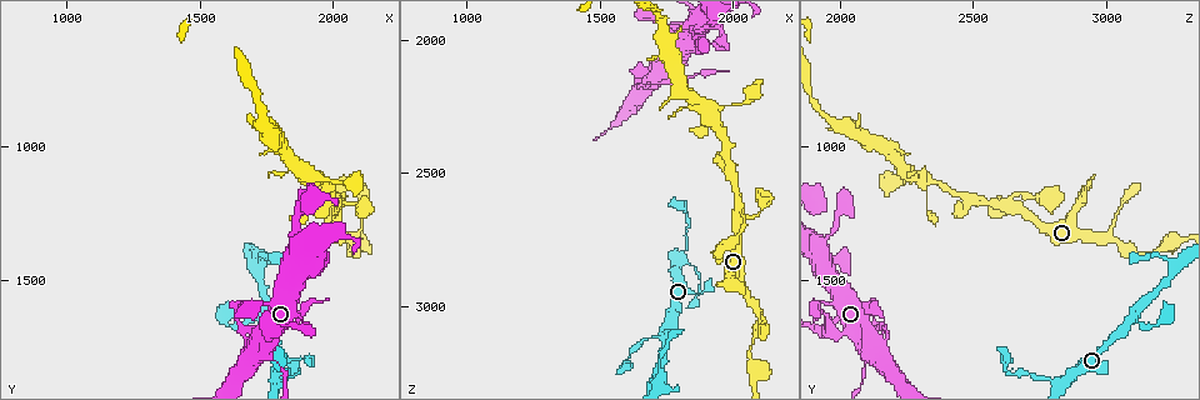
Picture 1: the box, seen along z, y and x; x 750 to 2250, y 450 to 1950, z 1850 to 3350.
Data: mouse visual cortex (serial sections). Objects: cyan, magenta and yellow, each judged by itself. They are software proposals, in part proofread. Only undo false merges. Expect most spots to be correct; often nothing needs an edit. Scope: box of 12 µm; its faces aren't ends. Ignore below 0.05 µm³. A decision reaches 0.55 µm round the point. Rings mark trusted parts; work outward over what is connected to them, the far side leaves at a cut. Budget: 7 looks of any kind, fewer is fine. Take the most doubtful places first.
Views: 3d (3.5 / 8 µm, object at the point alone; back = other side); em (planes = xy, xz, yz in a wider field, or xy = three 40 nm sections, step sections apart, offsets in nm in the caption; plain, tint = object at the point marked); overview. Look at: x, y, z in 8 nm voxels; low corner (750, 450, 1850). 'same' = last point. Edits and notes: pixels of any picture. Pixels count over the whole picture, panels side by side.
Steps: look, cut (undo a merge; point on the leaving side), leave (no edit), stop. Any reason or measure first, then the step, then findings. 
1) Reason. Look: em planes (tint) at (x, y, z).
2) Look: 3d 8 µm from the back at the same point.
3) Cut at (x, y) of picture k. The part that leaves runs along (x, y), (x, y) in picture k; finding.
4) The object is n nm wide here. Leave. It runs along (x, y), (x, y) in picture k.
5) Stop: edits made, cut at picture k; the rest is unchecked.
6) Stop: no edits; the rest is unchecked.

Four arms meet. Look: 3d 8 µm at (2010, 1230, 2690).

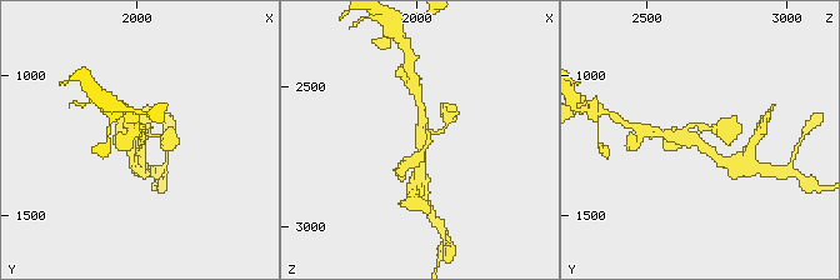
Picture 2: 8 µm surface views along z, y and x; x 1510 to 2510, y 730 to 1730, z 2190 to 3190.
Look: 3d 3.5 µm at (2020, 1240, 2680).

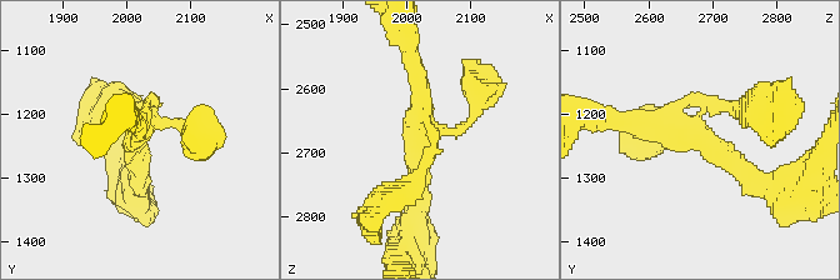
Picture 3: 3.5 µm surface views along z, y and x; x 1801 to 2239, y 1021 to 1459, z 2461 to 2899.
4 arms meet here; the arms are 150, 200, 250, 250 nm wide; need the tissue. Look: em xy step 1 (tint) at (2015, 1235, 2680).

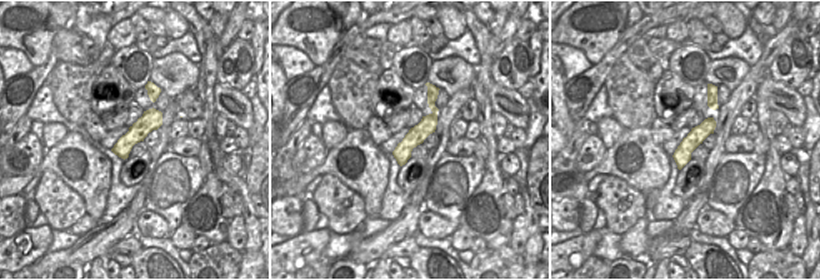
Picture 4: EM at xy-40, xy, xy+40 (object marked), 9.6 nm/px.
Leave. It runs along (430, 90), (433, 118), (401, 161) in picture 4; continuous, no second cell.

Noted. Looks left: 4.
Side arm on a straight run. Look: 3d 3.5 µm at (1730, 1440, 3250).

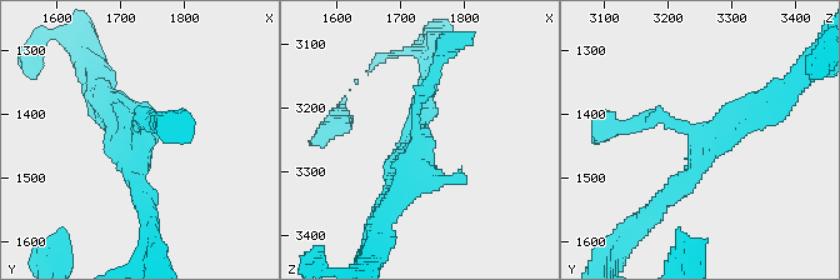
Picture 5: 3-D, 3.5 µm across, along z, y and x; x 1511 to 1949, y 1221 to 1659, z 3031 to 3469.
Shape alone is not enough. Look: em xy step 2 (tint) at (1735, 1445, 3255).

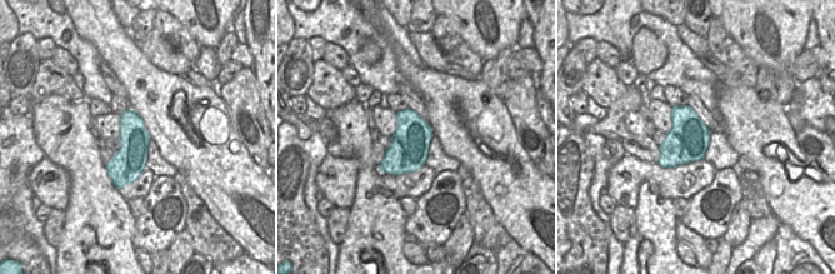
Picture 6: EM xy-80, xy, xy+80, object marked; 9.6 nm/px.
The object is 380 nm wide here. Leave. It runs along (653, 210), (761, 99) in picture 5; all the same cell.

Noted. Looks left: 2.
Thick turns thin. Look: 3d 8 µm at (1800, 1820, 2100).

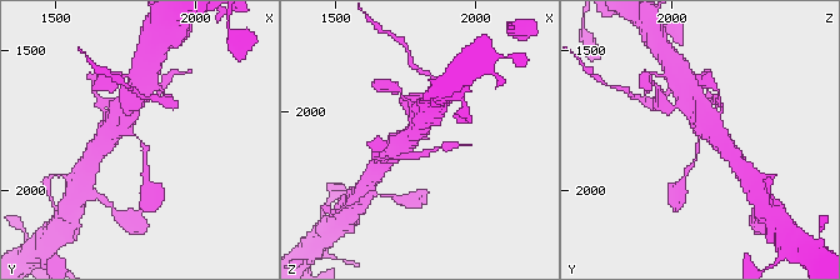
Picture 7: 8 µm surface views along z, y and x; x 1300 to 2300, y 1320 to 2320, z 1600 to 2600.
Closer look. Look: 3d 3.5 µm at (1790, 1820, 2090).

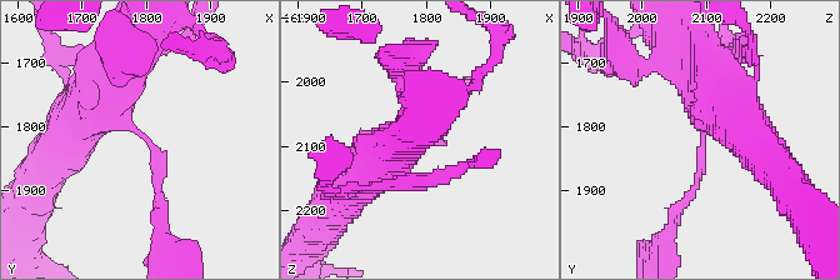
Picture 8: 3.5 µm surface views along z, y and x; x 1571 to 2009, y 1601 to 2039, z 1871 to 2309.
Leave. It runs along (105, 79), (155, 151), (159, 213) in picture 8; continuous, no second cell.

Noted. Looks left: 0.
Stop: no edits; the rest is unchecked.

